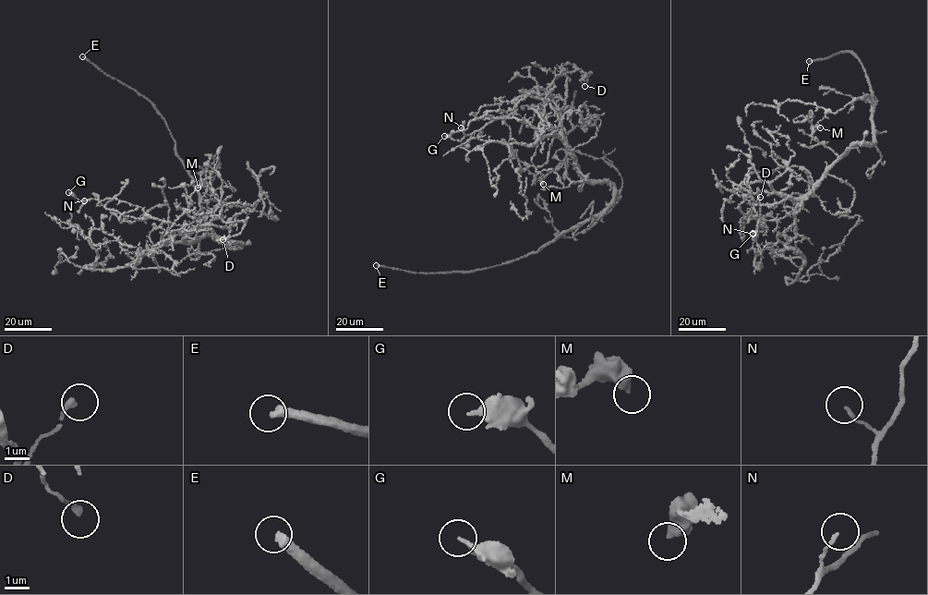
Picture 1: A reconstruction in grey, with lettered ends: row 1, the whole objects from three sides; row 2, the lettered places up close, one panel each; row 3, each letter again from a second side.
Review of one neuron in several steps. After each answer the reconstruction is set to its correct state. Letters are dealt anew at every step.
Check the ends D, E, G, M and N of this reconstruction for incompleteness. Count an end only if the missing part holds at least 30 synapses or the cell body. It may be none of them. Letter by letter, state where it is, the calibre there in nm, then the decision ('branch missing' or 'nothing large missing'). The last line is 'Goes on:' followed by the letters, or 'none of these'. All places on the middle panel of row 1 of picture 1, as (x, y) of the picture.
D: (584, 86) | 220 nm | nothing large missing
E: (376, 265) | 360 nm | branch missing
G: (444, 136) | 260 nm | nothing large missing
M: (543, 184) | 480 nm | nothing large missing
N: (461, 127) | 110 nm | nothing large missing
Goes on: E

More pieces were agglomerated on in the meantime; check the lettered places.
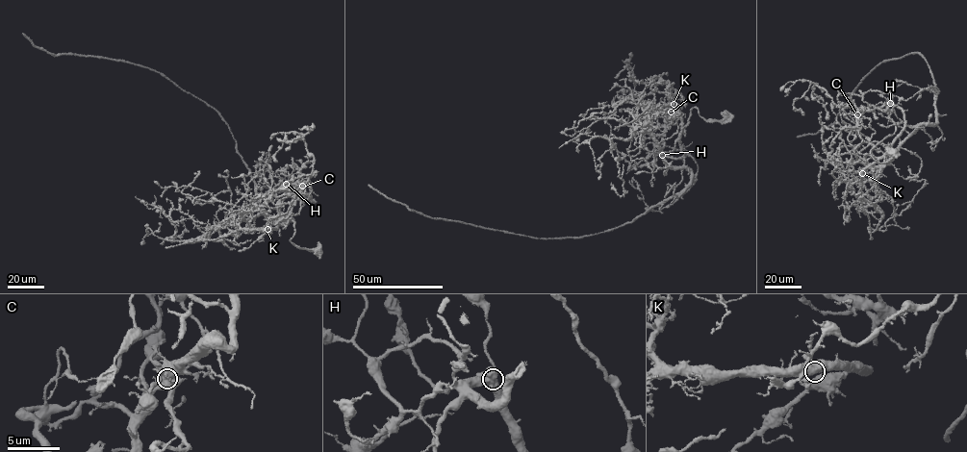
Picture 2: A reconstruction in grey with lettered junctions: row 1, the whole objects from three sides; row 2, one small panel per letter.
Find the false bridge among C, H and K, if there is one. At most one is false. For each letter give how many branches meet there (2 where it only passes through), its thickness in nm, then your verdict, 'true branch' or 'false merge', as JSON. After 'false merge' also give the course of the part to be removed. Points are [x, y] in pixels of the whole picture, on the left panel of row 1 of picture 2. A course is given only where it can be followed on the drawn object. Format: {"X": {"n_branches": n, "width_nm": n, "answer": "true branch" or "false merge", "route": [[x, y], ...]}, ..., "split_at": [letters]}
{"C": {"n_branches": 4, "width_nm": 650, "answer": "false merge", "route": [[302, 186], [282, 185], [287, 185], [292, 209], [275, 228], [243, 229], [237, 221], [203, 240], [183, 243]]}, "H": {"n_branches": 4, "width_nm": 600, "answer": "true branch"}, "K": {"n_branches": 4, "width_nm": 550, "answer": "true branch"}, "split_at": ["C"]}

